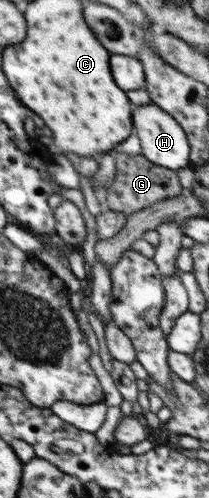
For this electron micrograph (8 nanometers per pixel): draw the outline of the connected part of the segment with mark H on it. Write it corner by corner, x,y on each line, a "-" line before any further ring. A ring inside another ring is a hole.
140,105
133,111
133,123
141,141
142,154
154,164
178,172
179,169
192,166
190,145
184,129
173,116
163,111
158,105

